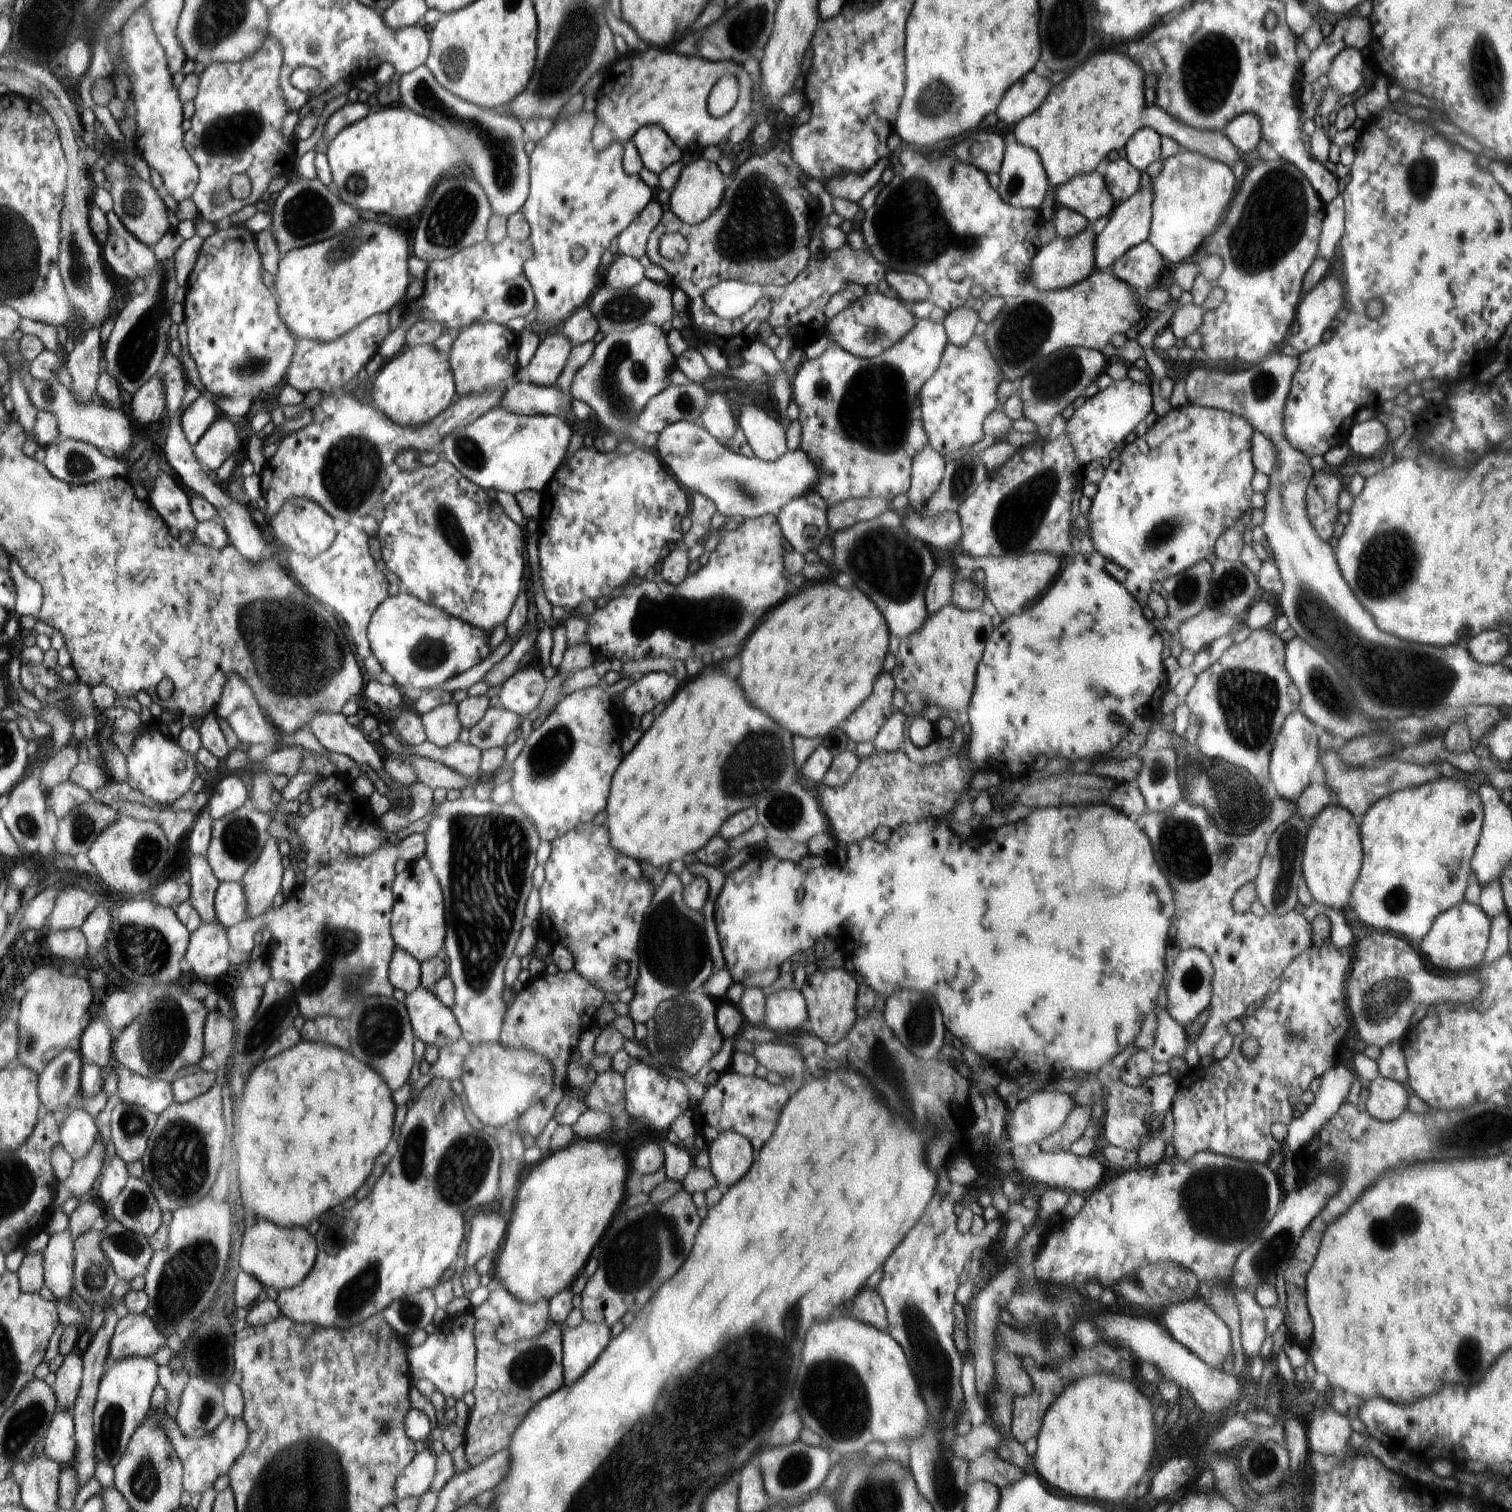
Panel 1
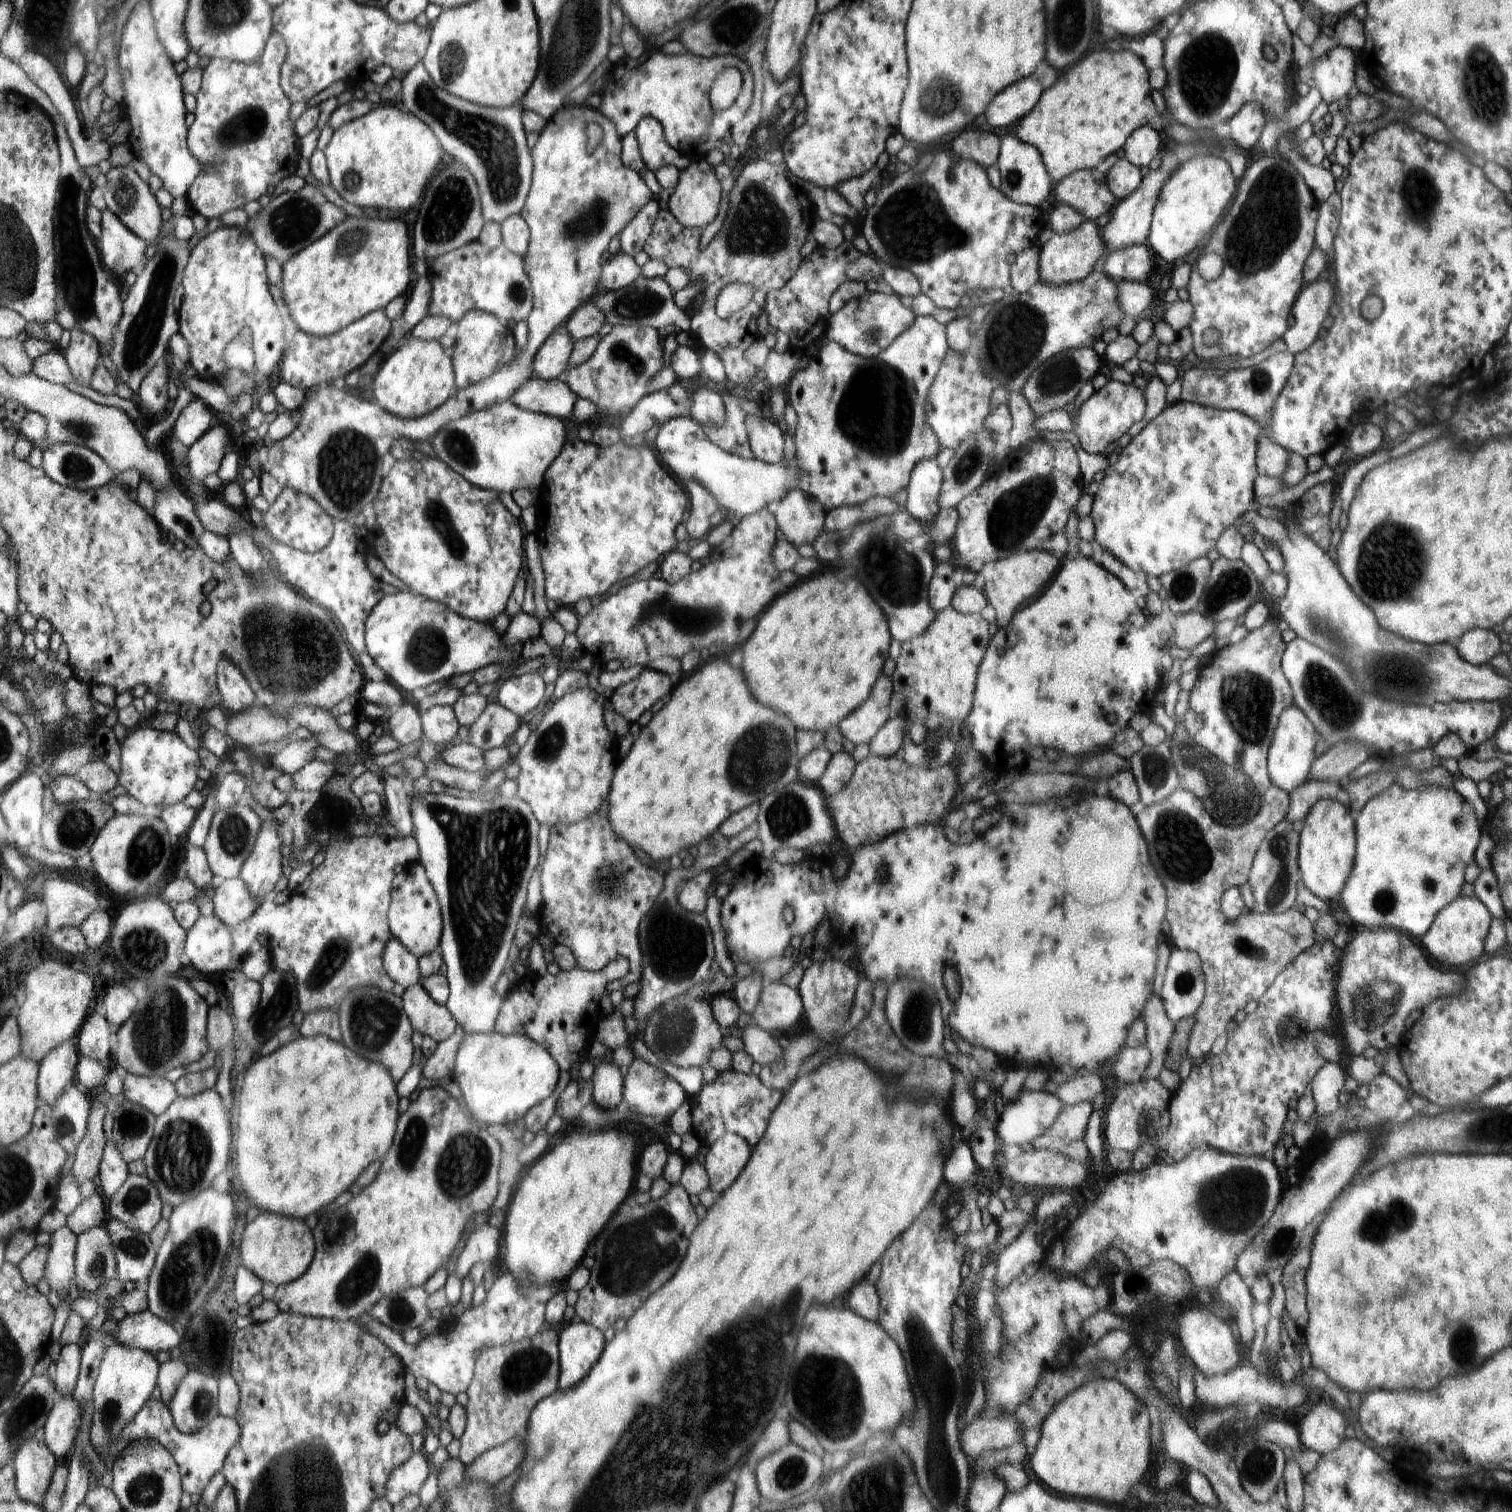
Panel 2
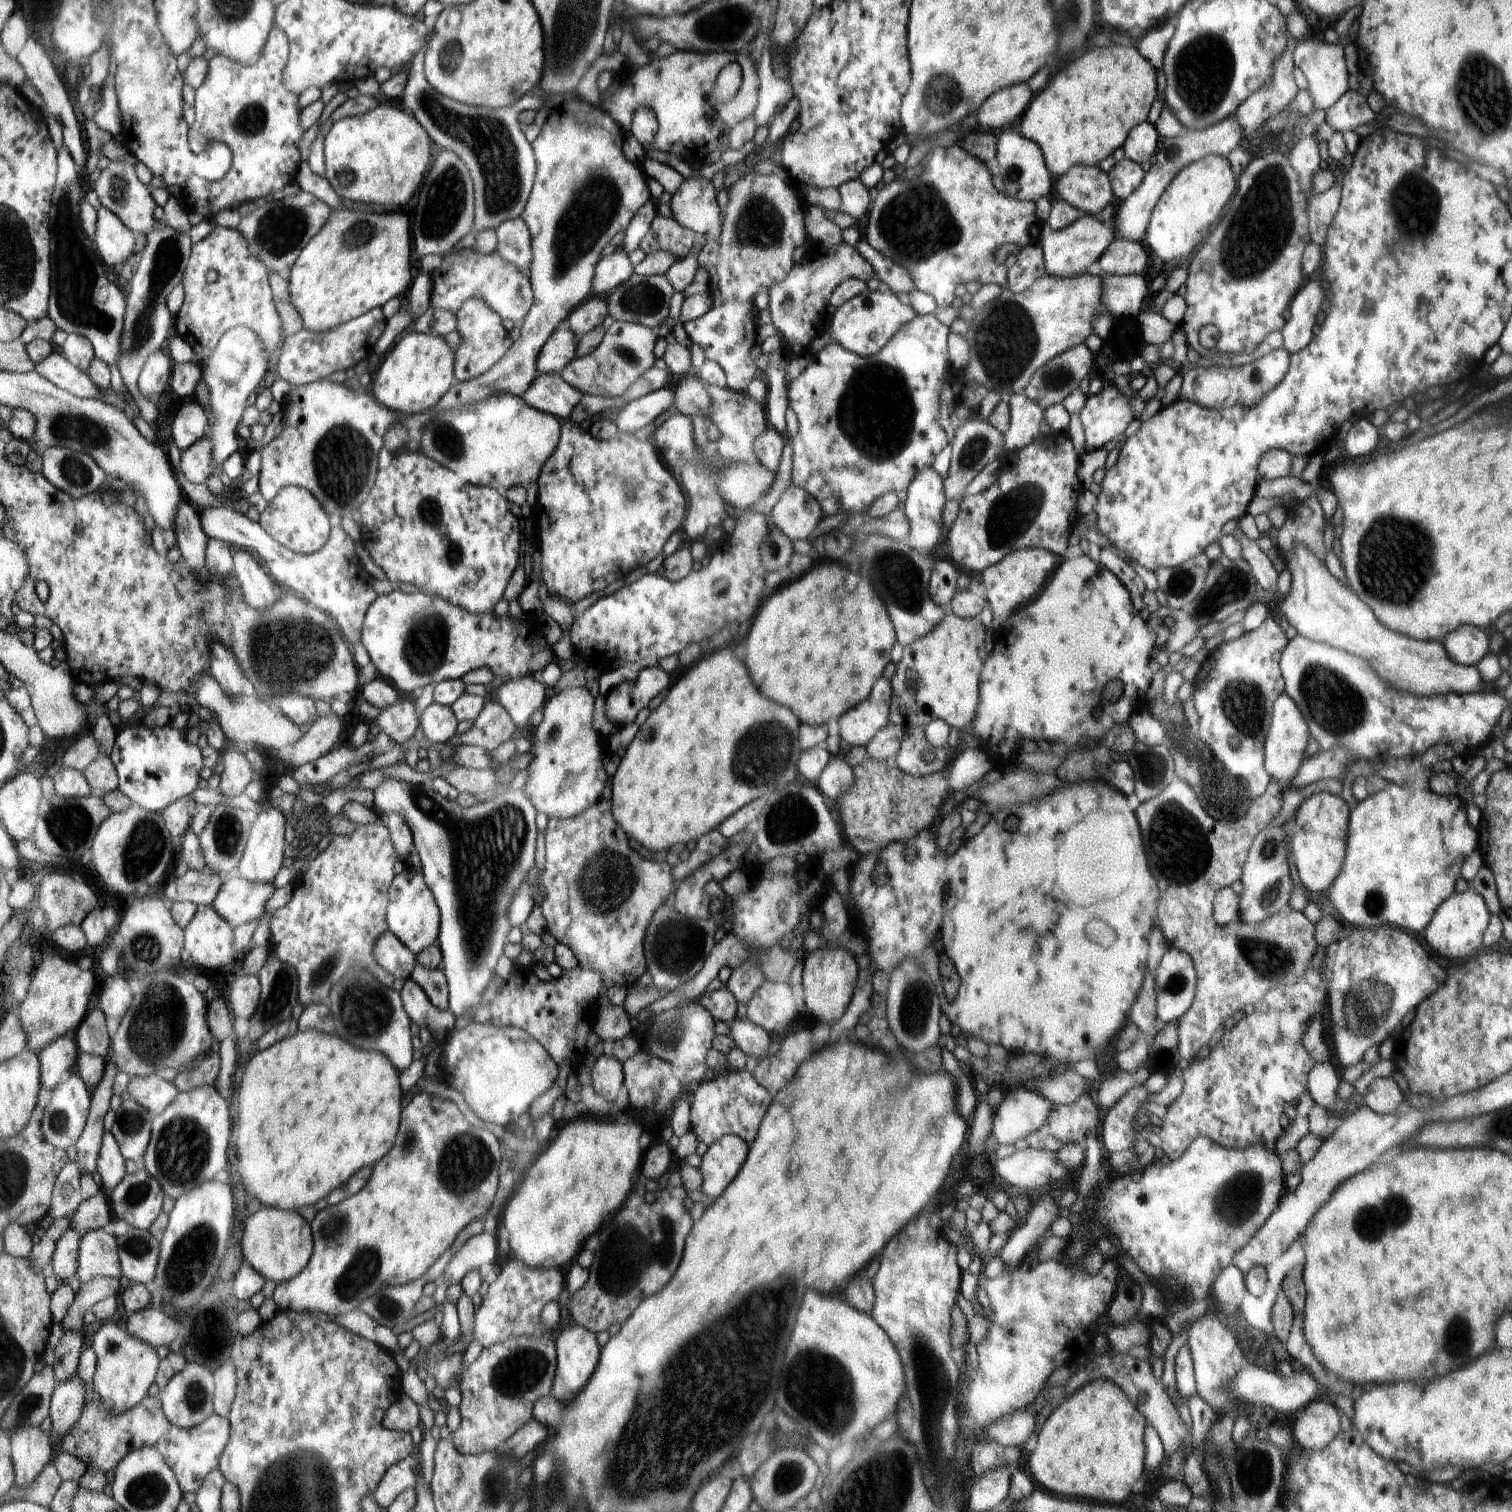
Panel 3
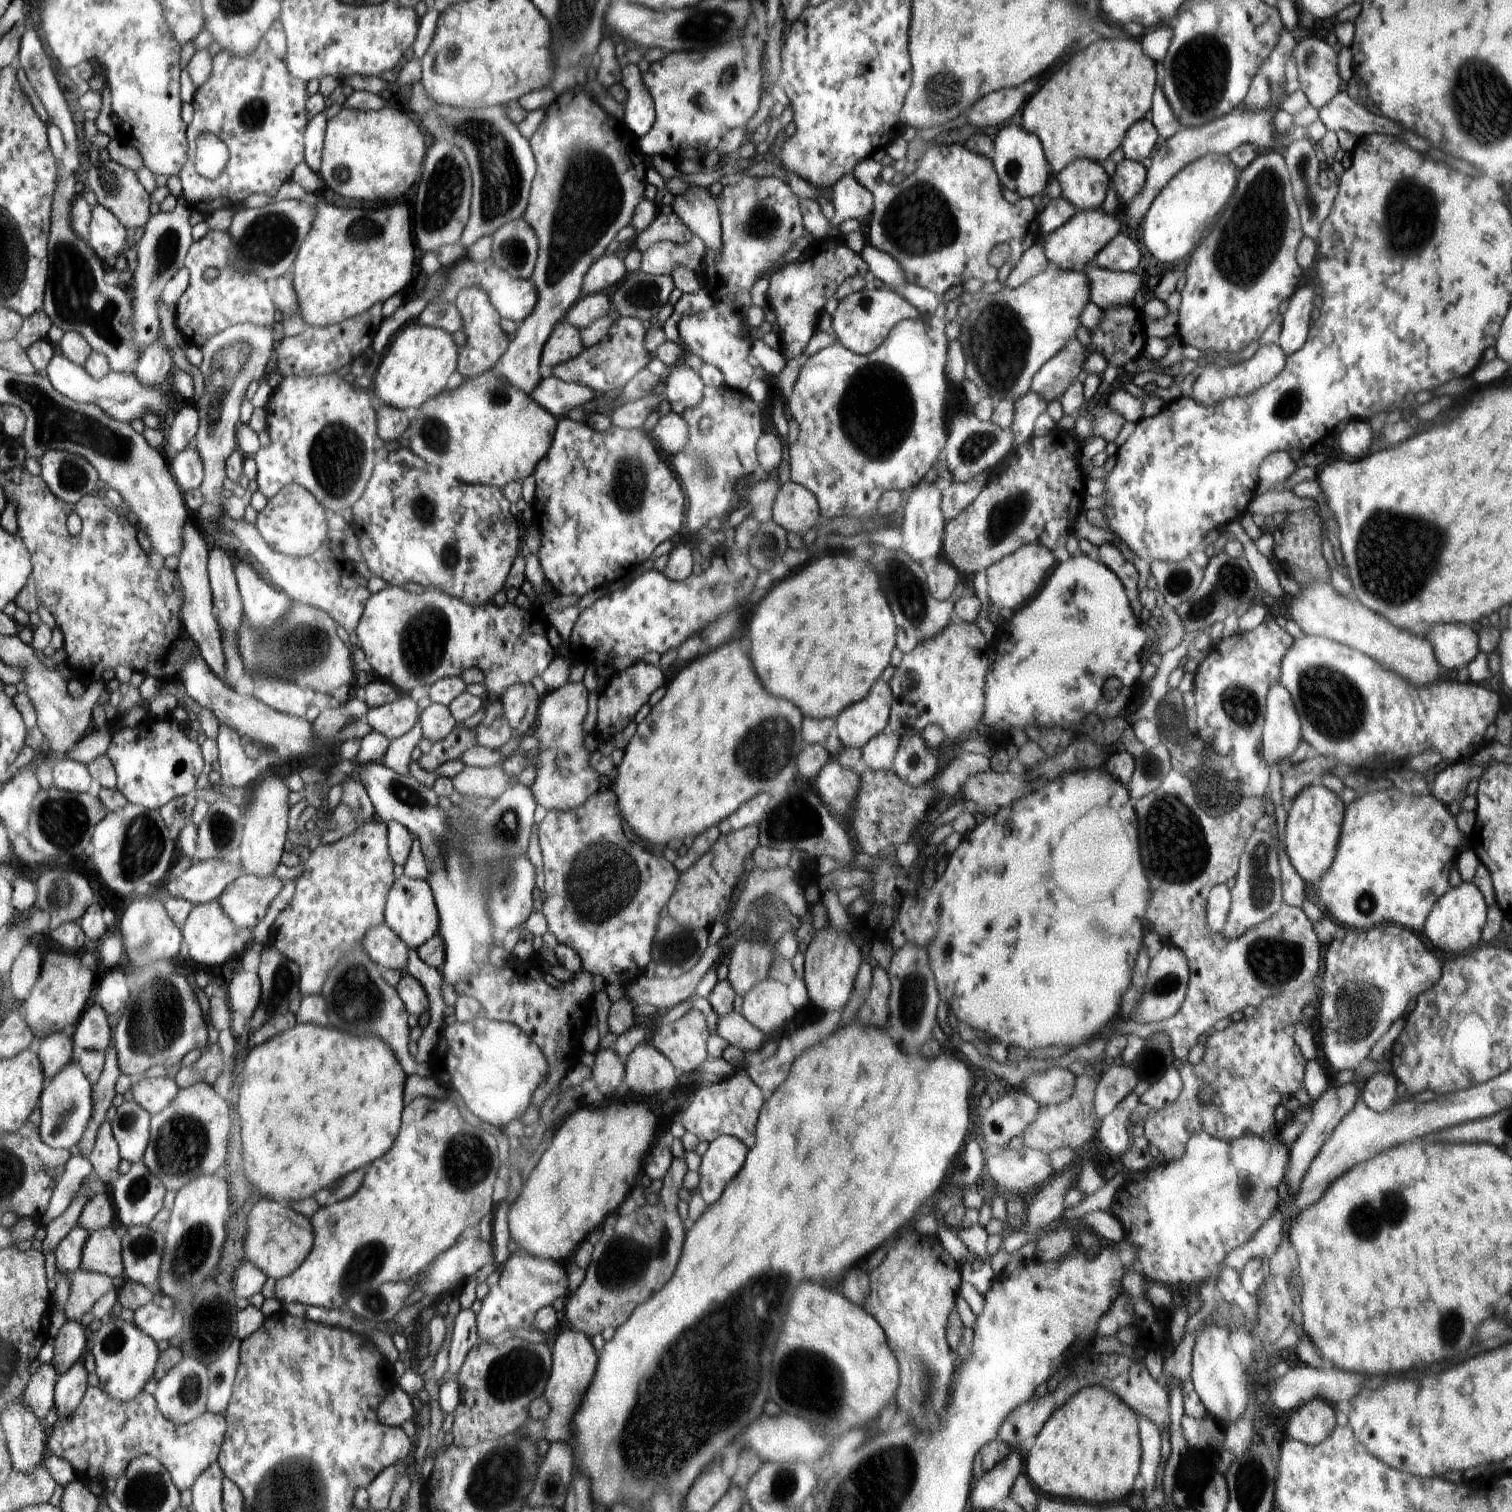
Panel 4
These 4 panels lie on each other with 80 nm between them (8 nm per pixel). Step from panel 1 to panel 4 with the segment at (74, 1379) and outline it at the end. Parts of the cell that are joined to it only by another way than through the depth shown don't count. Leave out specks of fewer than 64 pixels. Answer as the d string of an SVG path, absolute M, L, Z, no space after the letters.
M68 1320L60 1330L55 1345L53 1365L60 1375L65 1375L72 1370L88 1350L89 1328L78 1321Z

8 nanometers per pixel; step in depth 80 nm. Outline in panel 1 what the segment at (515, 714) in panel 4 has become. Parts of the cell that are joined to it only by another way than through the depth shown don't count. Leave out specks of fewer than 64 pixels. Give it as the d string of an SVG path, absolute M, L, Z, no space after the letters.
M524 667L501 686L497 705L523 718L538 709L548 681L540 670Z

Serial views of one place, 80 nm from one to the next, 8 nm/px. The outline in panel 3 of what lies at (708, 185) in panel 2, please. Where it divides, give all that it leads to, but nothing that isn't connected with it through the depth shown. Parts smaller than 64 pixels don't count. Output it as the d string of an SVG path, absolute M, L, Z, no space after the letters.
M691 176L685 178L678 192L671 198L673 217L686 228L718 239L722 230L720 207L716 201L717 190L712 180Z

